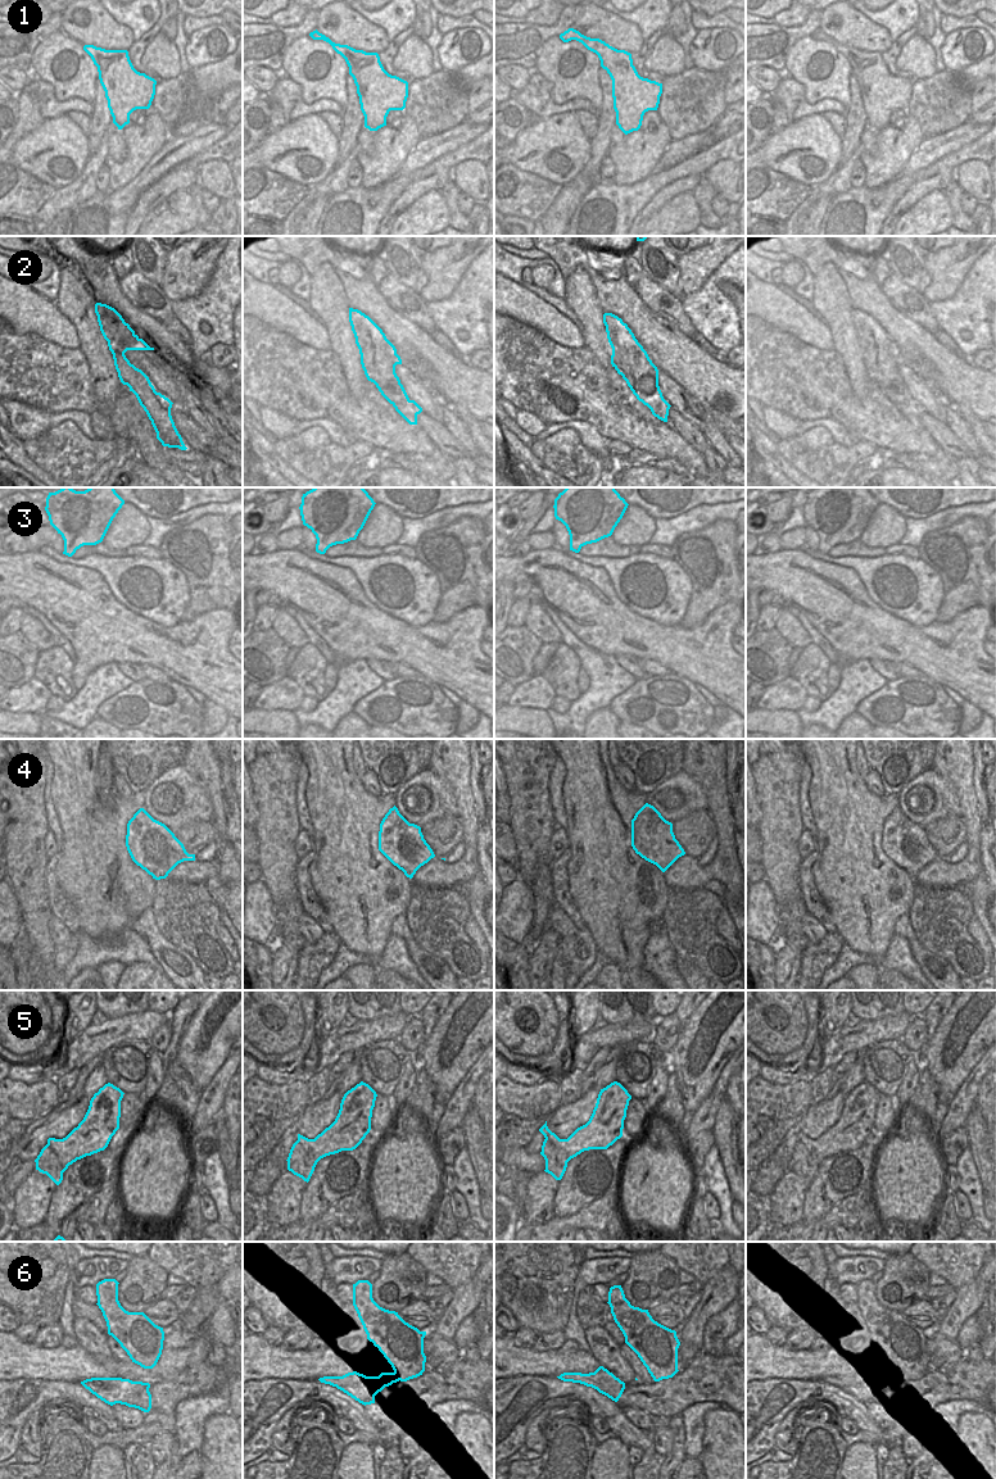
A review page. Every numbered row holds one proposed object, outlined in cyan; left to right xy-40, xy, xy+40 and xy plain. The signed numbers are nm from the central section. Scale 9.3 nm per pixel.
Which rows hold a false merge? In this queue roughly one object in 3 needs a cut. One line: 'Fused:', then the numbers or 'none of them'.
Fused: 2, 5, 6

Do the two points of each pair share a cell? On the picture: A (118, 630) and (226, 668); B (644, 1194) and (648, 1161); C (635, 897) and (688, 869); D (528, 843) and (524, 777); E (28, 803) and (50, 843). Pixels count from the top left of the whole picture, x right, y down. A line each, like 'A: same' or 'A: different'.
A: same
B: same
C: different
D: same
E: different

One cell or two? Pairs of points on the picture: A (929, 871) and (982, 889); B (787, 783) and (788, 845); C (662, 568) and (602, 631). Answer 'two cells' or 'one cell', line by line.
A: two cells
B: one cell
C: two cells

